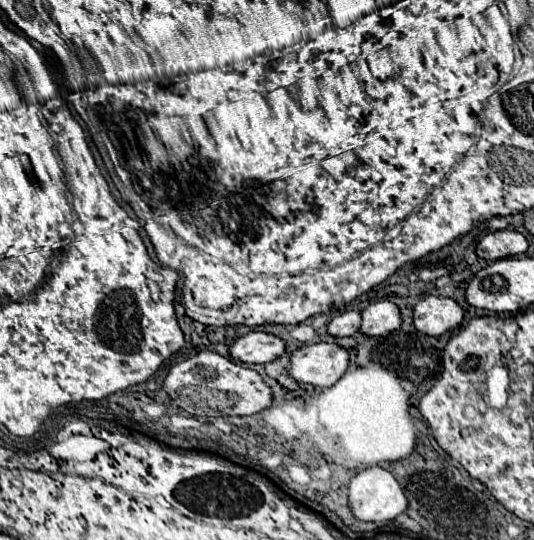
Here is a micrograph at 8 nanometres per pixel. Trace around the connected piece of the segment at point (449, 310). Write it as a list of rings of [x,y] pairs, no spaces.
[[[425,296],[413,308],[413,324],[421,334],[441,336],[457,328],[465,310],[451,298]]]

